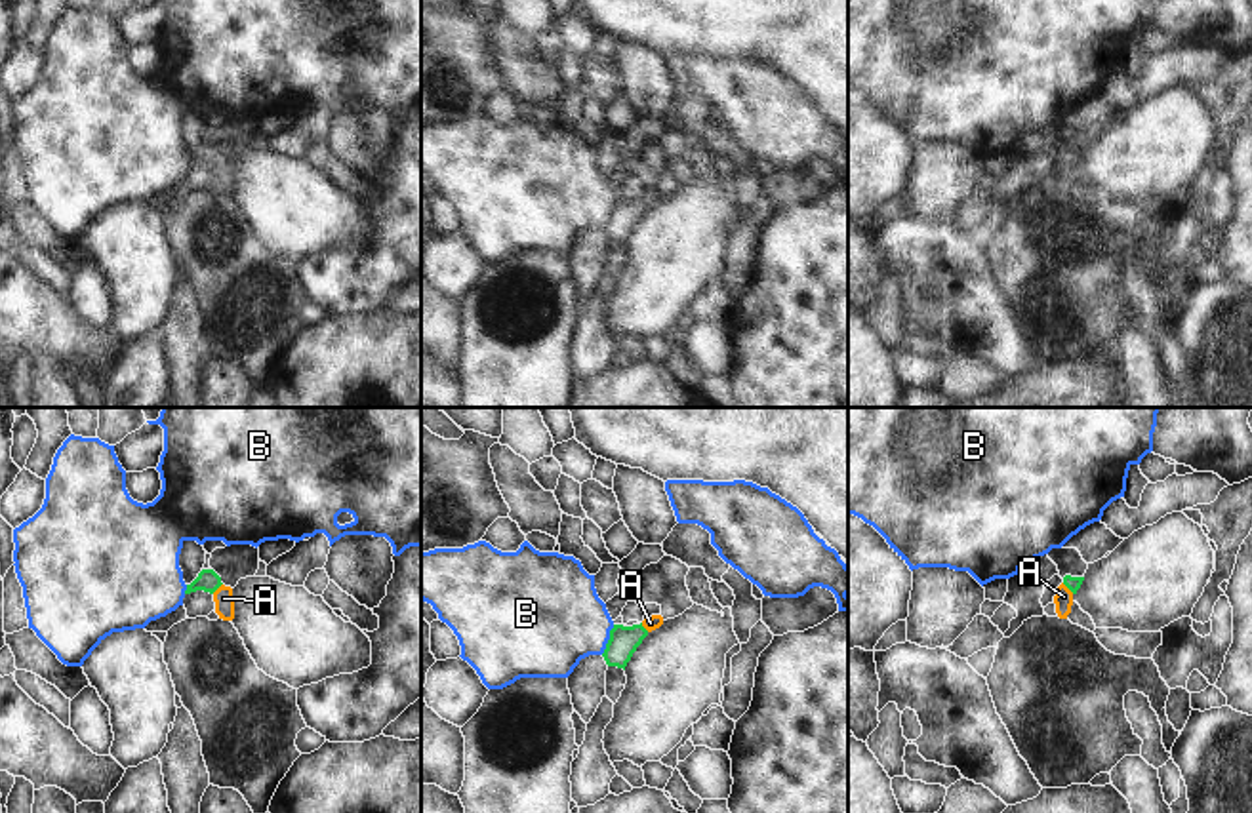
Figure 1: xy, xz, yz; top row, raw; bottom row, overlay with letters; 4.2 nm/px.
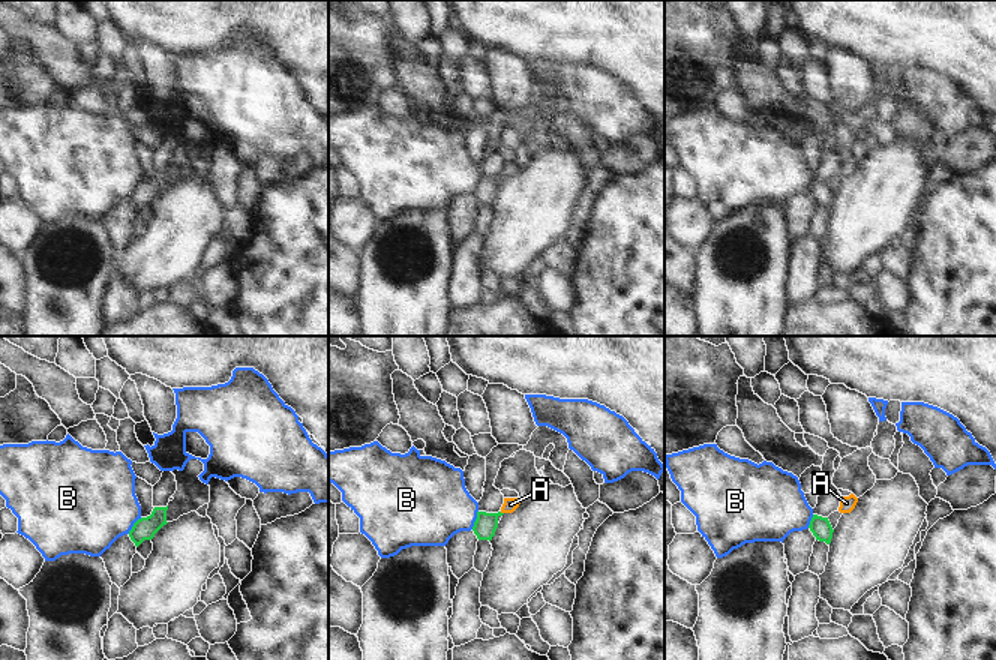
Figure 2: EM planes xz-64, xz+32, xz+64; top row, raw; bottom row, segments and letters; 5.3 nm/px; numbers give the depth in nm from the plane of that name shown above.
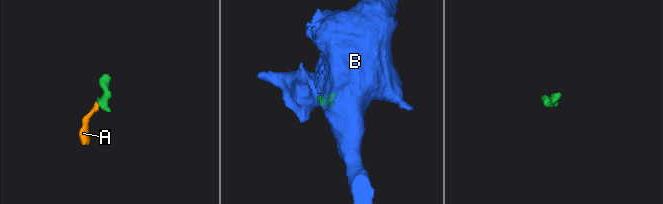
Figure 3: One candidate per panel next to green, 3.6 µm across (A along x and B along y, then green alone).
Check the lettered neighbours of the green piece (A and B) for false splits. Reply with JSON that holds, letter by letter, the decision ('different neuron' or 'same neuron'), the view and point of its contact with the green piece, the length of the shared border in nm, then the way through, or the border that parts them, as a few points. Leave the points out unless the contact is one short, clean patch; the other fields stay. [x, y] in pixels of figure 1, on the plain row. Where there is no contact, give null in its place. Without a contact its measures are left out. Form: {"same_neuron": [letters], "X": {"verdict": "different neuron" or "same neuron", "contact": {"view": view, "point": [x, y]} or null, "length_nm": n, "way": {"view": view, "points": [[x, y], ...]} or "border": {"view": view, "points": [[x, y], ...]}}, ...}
{"same_neuron": ["A"], "A": {"verdict": "same neuron", "contact": {"view": "yz", "point": [1068, 160]}, "length_nm": 70, "way": {"view": "yz", "points": [[1073, 157], [1068, 160], [1064, 170]]}}, "B": {"verdict": "different neuron", "contact": {"view": "xz", "point": [608, 214]}, "length_nm": 140}}

